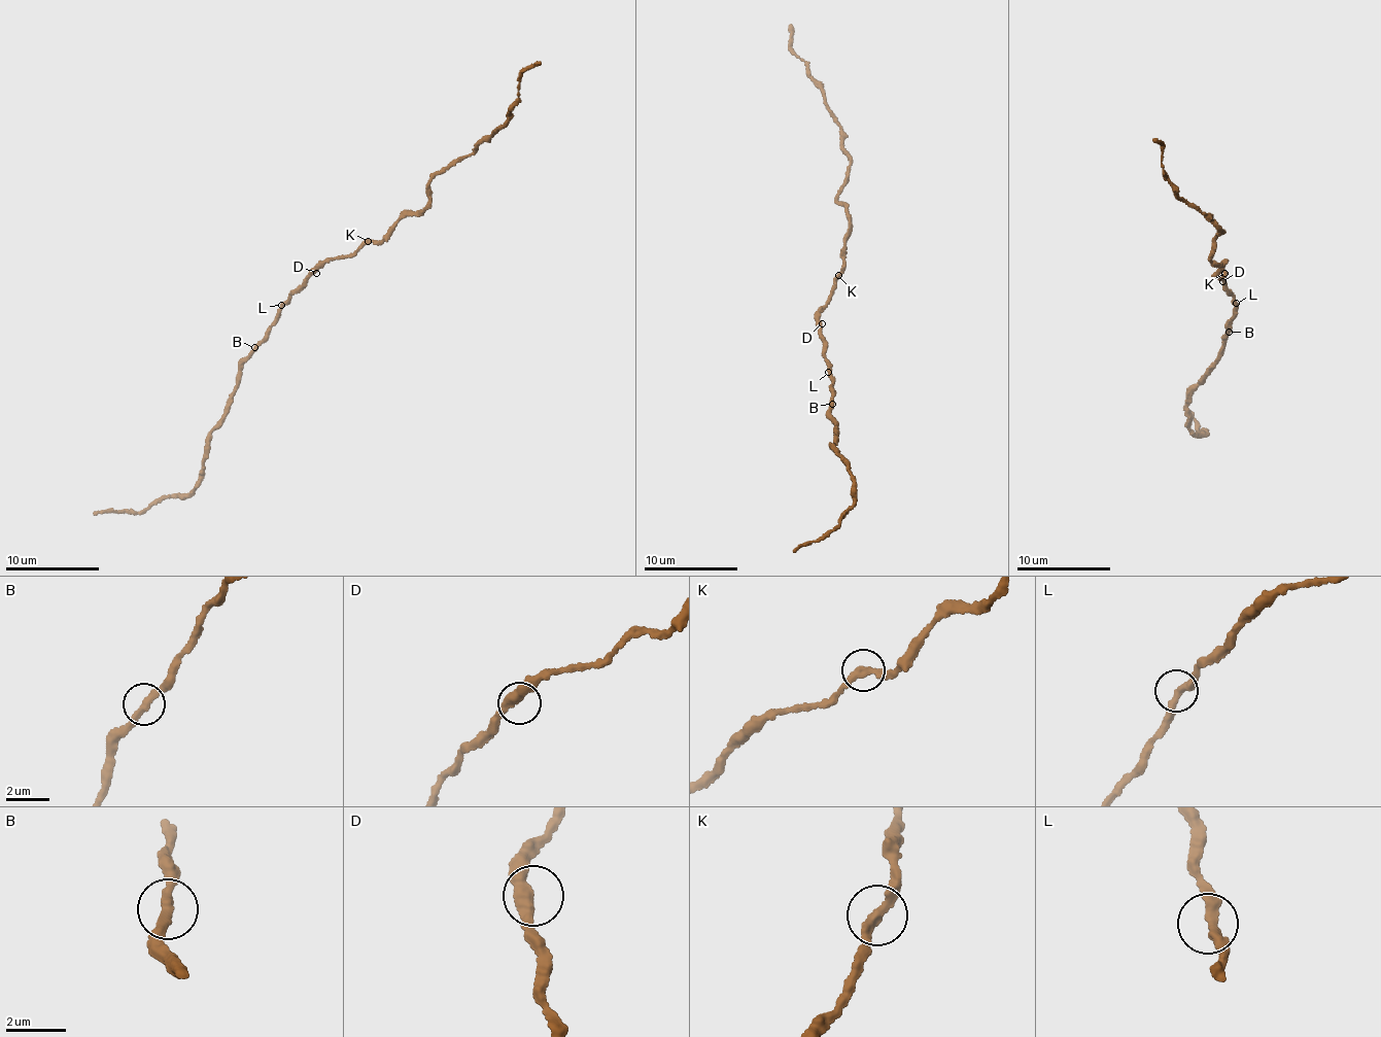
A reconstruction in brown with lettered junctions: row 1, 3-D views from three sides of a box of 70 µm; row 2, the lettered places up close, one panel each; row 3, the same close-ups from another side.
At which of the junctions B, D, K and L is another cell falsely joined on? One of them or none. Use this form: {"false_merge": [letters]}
{"false_merge": []}

